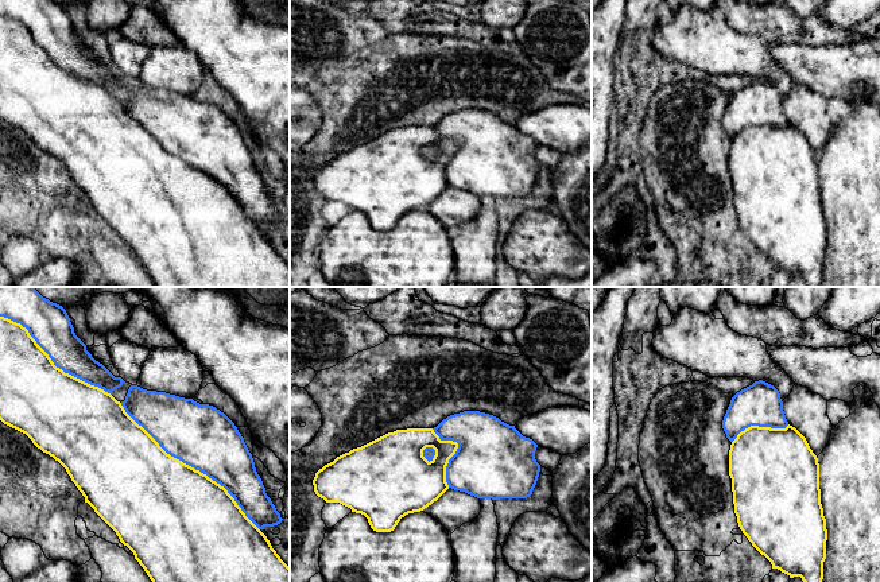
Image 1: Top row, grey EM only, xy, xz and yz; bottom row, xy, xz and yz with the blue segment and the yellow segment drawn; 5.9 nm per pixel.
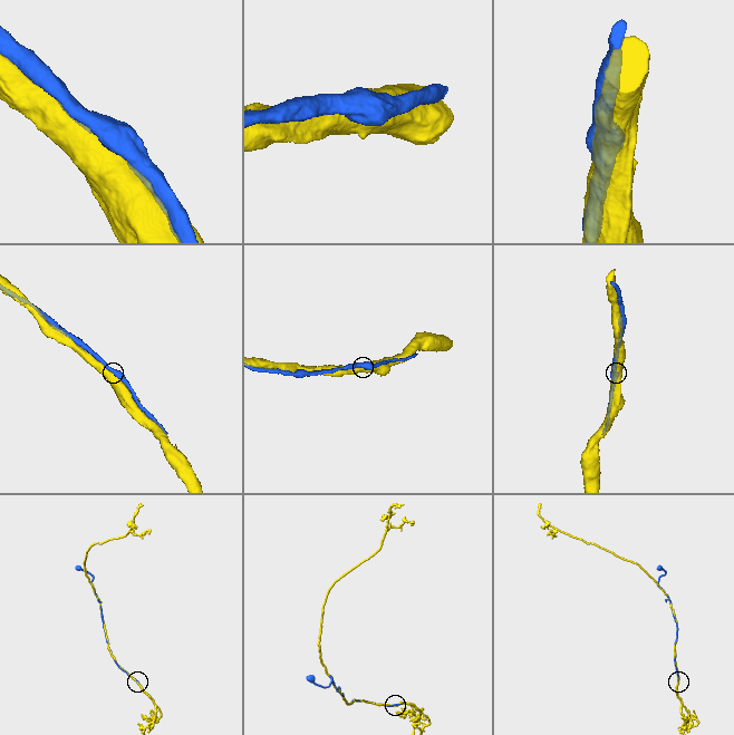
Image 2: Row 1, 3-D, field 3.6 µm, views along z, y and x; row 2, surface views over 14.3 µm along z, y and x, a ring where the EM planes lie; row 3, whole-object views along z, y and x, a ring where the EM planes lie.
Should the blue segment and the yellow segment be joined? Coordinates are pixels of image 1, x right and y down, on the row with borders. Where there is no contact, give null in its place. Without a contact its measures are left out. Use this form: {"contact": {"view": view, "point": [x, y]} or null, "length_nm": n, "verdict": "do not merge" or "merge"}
{"contact": {"view": "xy", "point": [192, 466]}, "length_nm": 1100, "verdict": "merge"}

